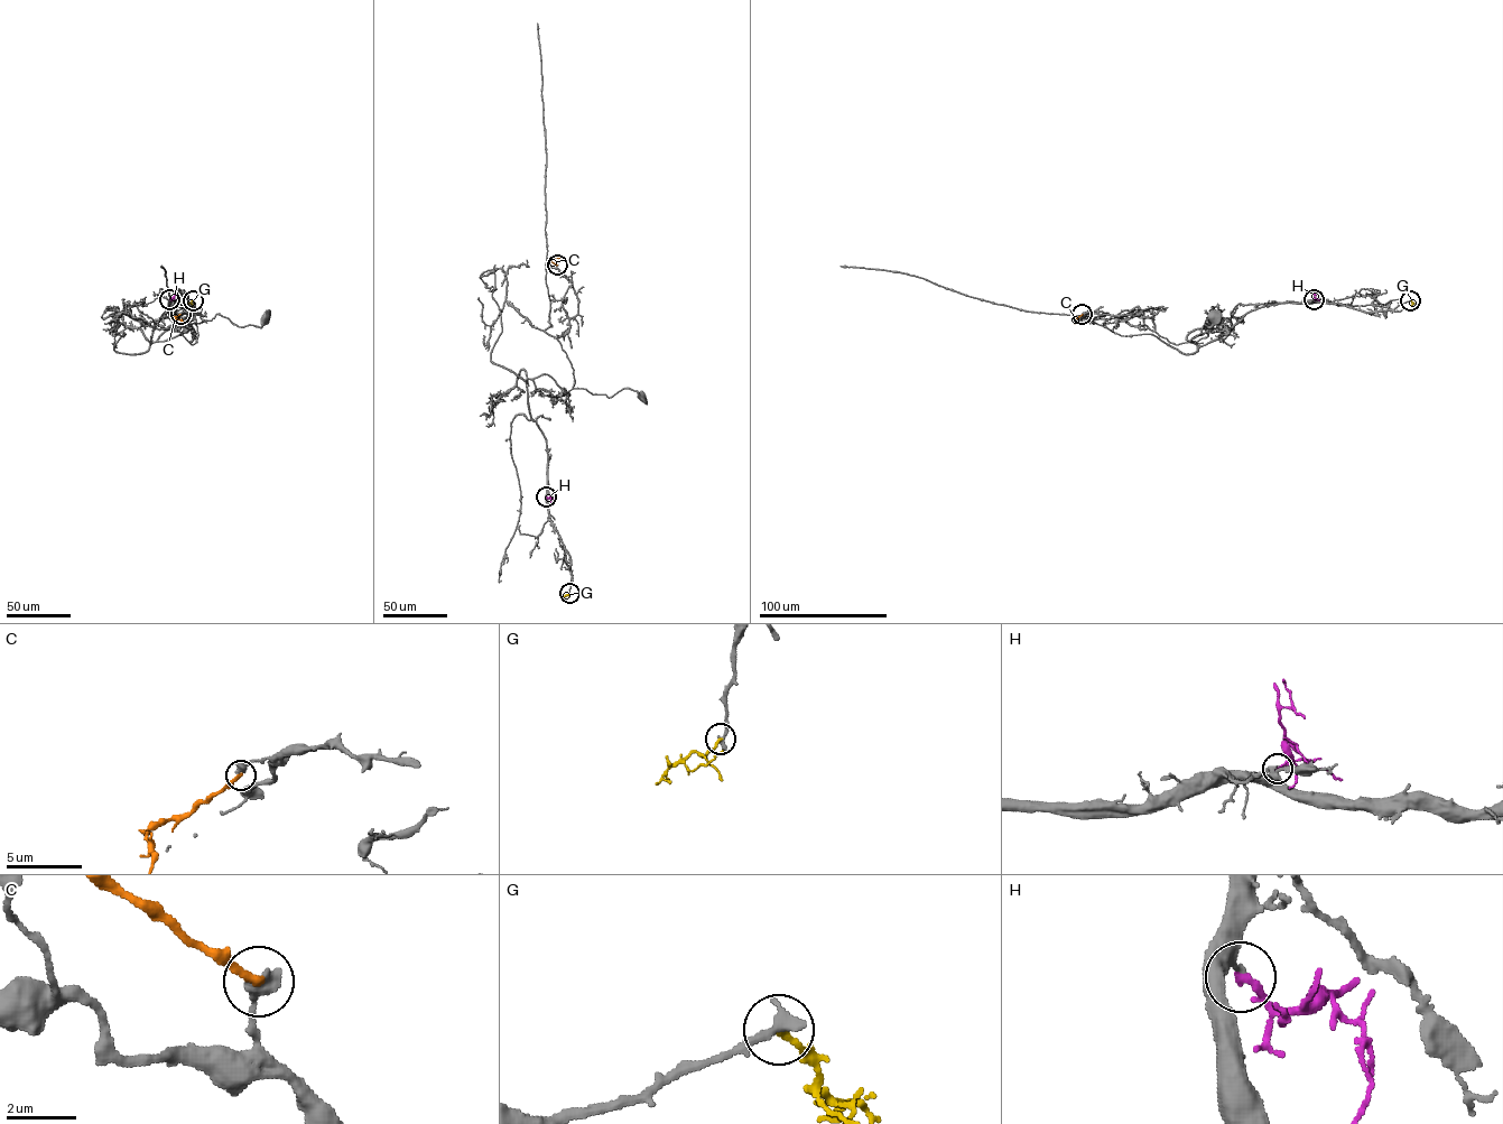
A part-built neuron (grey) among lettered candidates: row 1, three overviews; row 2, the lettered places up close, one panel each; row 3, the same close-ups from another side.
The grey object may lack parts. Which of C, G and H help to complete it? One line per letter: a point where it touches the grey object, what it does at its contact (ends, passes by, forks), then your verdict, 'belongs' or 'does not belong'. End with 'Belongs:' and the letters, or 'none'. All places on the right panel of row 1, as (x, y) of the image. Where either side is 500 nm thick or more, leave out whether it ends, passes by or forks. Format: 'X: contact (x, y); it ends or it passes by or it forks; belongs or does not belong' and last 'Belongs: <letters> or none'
C: contact (1082, 314); does not belong
G: contact (1410, 300); it ends; does not belong
H: contact (1314, 299); it ends; does not belong
Belongs: none

